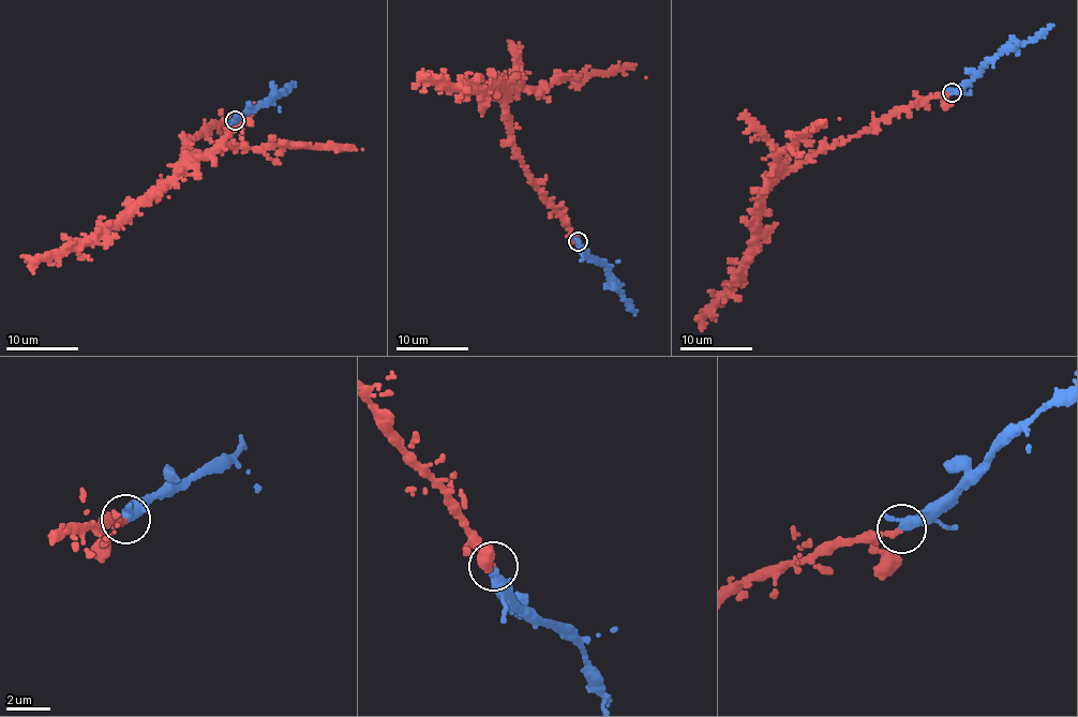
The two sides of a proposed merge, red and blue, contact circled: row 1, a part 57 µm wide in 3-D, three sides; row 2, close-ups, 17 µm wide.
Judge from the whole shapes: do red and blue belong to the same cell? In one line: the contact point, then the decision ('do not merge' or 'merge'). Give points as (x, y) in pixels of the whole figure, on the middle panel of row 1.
place (578, 241); merge

